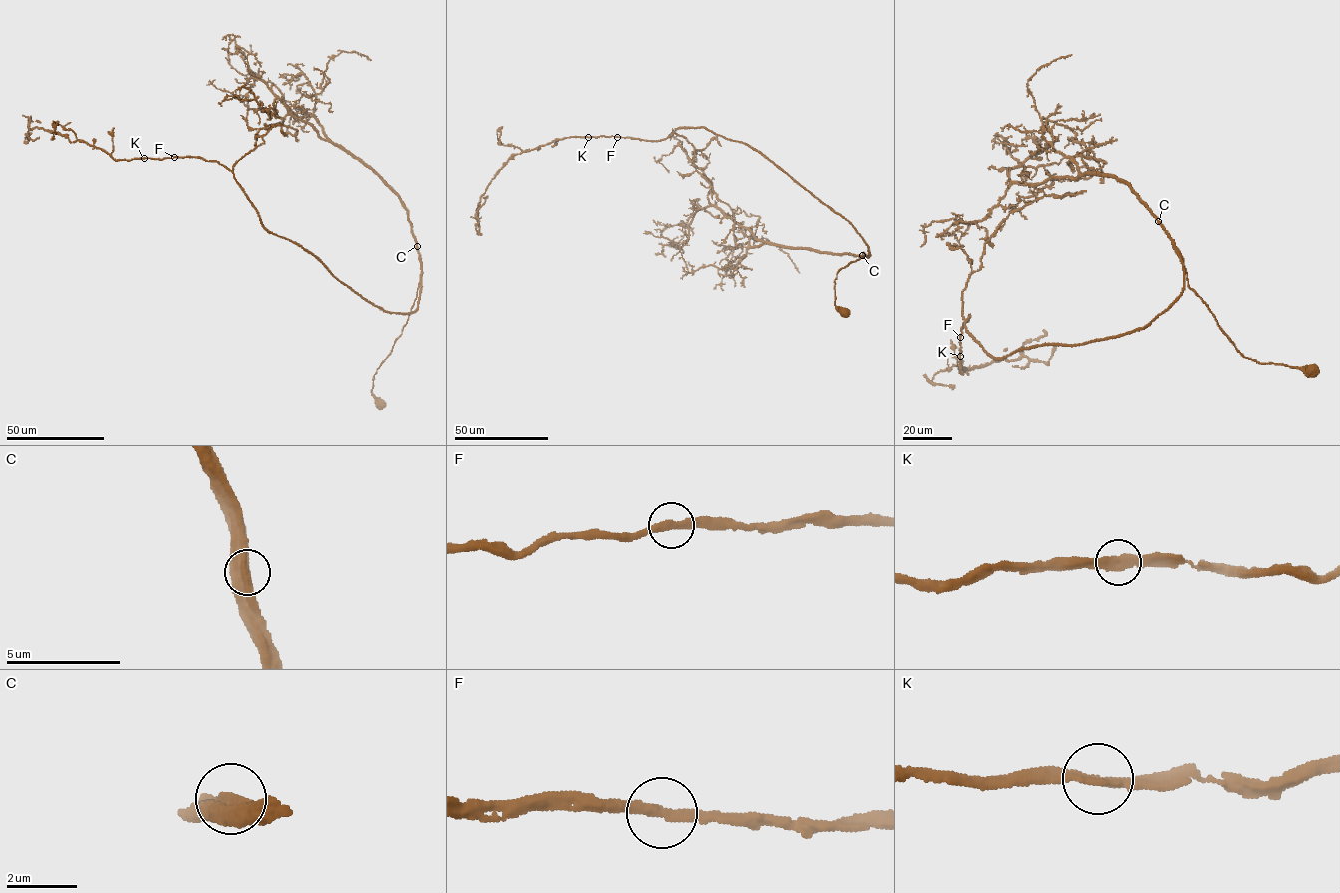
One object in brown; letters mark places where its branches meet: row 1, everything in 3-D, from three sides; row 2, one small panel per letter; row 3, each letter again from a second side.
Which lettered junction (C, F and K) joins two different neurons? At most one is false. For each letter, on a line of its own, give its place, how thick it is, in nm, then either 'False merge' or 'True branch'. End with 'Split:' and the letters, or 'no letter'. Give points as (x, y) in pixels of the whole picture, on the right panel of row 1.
C: Place: (1158, 221). Thickness 550 nm. True branch
F: Place: (960, 337). Thickness 280 nm. True branch
K: Place: (960, 356). Thickness 300 nm. True branch
Split: no letter

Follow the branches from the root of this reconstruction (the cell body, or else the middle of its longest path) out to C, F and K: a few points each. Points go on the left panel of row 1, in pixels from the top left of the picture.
C: (379, 404), (371, 392), (374, 376), (401, 334), (417, 295), (421, 261), (417, 246)
F: (379, 404), (374, 376), (420, 278), (418, 309), (385, 311), (269, 232), (232, 171), (175, 157)
K: (379, 404), (374, 376), (420, 278), (418, 309), (385, 311), (269, 232), (232, 171), (197, 157), (144, 158)

